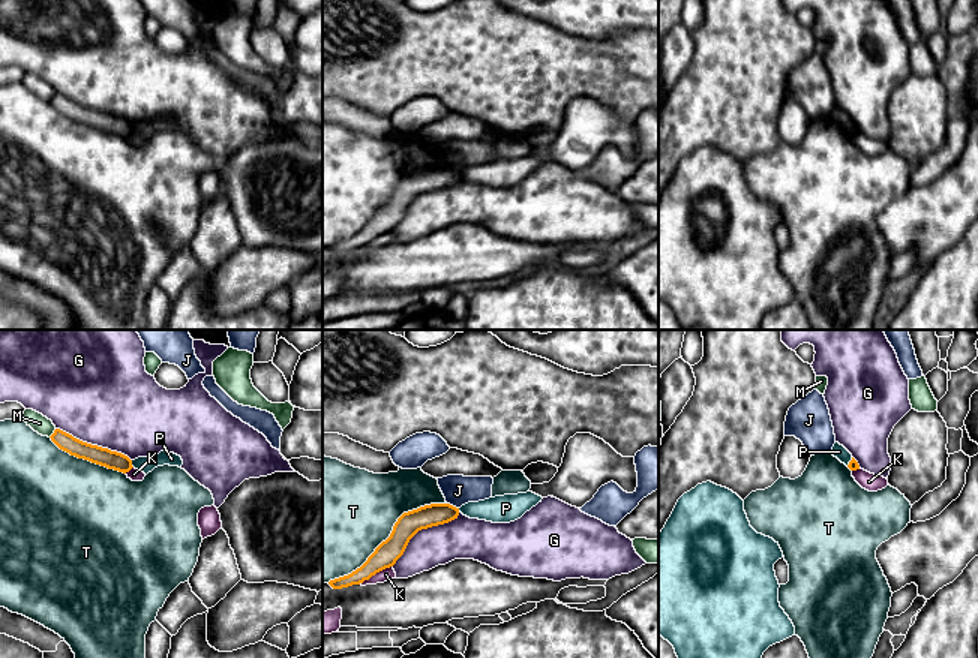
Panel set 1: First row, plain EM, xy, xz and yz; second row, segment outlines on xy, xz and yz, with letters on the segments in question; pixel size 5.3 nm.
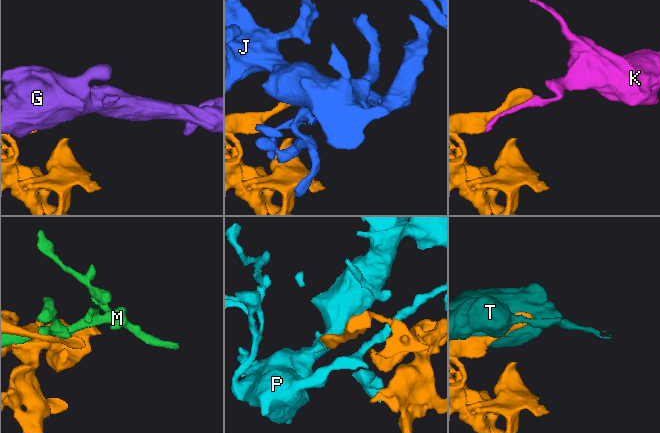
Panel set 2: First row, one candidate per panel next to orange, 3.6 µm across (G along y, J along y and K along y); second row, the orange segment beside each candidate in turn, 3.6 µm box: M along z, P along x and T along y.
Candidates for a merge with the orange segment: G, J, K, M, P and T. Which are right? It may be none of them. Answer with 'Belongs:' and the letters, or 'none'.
Belongs: none

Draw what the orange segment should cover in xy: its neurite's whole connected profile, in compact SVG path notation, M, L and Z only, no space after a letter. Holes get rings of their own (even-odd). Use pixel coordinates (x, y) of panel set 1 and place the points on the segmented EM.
M56 429L50 438L60 450L78 459L84 459L92 463L96 463L123 474L129 472L134 468L132 460L128 456L117 451L111 451L108 448L82 442L60 429Z

